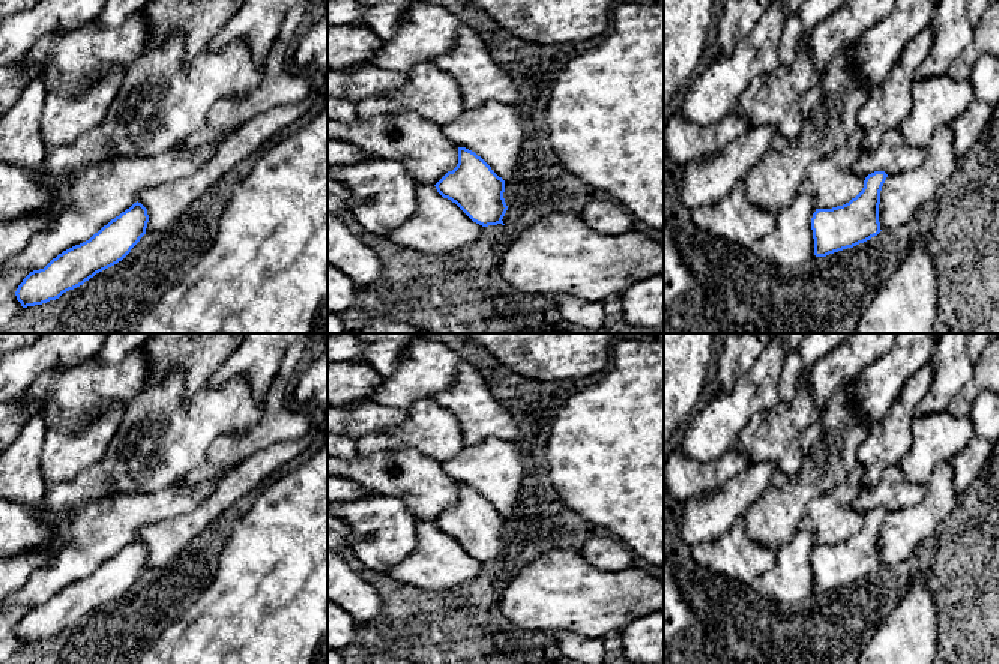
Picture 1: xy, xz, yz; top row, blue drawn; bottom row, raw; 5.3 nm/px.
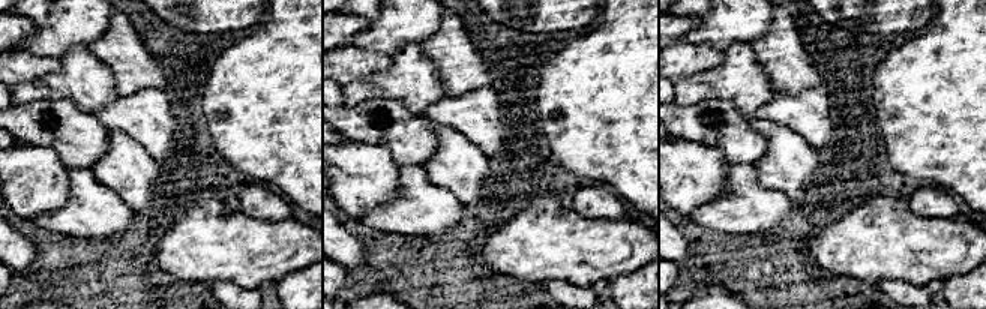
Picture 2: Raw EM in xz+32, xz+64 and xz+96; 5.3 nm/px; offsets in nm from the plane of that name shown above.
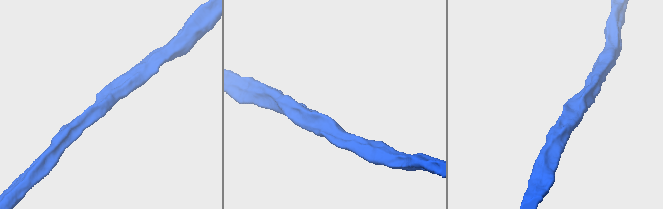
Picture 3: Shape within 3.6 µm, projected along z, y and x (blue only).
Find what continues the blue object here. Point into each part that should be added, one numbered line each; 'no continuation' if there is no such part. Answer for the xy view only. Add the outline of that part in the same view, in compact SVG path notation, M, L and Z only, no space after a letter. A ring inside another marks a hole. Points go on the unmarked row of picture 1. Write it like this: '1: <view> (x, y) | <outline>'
no continuation

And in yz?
no continuation

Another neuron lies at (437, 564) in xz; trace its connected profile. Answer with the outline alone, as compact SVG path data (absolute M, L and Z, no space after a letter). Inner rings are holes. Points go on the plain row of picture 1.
M418 520L416 532L416 548L403 562L383 571L389 578L428 592L445 592L473 581L481 572L484 563L473 559L455 539L443 535L434 521Z

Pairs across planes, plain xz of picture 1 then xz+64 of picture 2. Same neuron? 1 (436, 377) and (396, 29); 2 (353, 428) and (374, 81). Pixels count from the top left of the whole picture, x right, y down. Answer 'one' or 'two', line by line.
1: one
2: two

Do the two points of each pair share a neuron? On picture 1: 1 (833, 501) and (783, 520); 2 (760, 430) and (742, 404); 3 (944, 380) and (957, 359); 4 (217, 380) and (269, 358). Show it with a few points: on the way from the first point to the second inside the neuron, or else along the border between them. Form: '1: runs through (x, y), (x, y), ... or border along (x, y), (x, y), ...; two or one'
1: border along (834, 488), (819, 494), (810, 504), (798, 528); two
2: border along (780, 403), (765, 412), (757, 412), (732, 446); two
3: runs through (948, 376), (953, 364); one
4: runs through (230, 368), (256, 361); one

